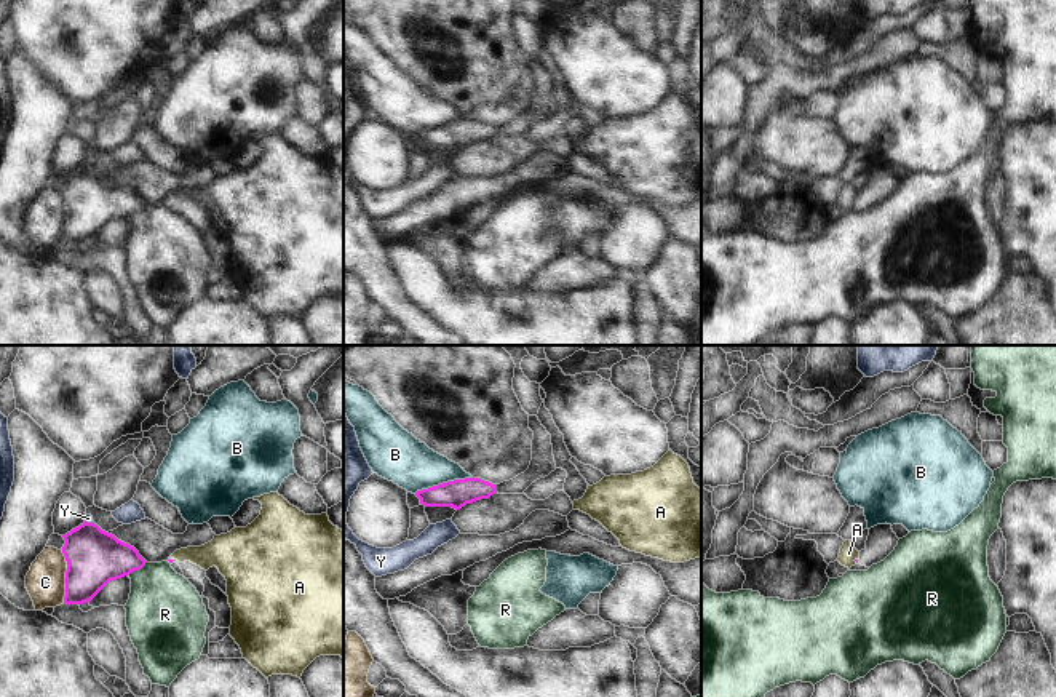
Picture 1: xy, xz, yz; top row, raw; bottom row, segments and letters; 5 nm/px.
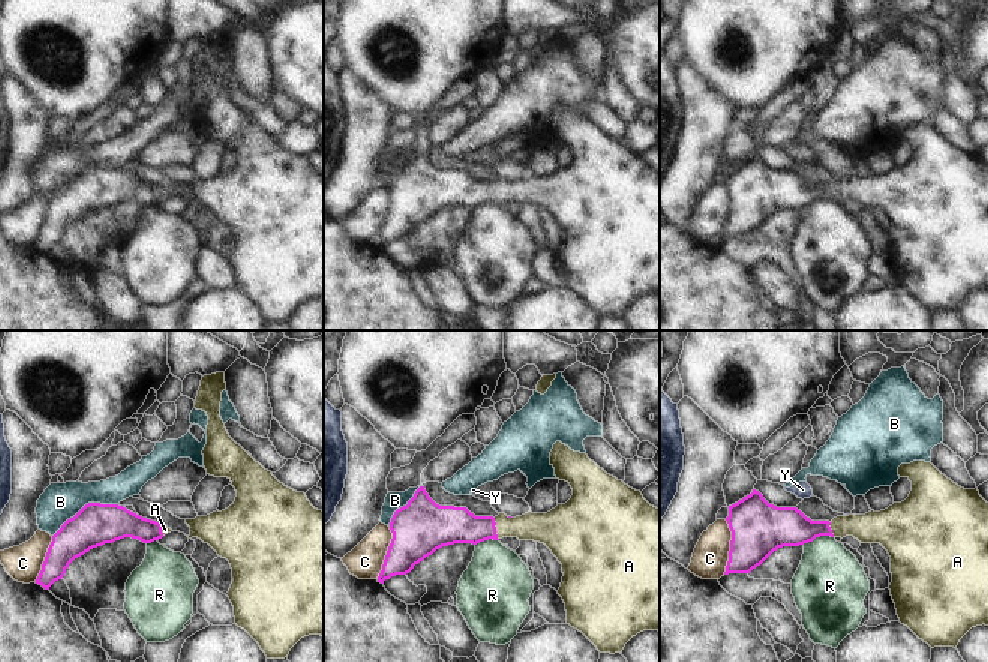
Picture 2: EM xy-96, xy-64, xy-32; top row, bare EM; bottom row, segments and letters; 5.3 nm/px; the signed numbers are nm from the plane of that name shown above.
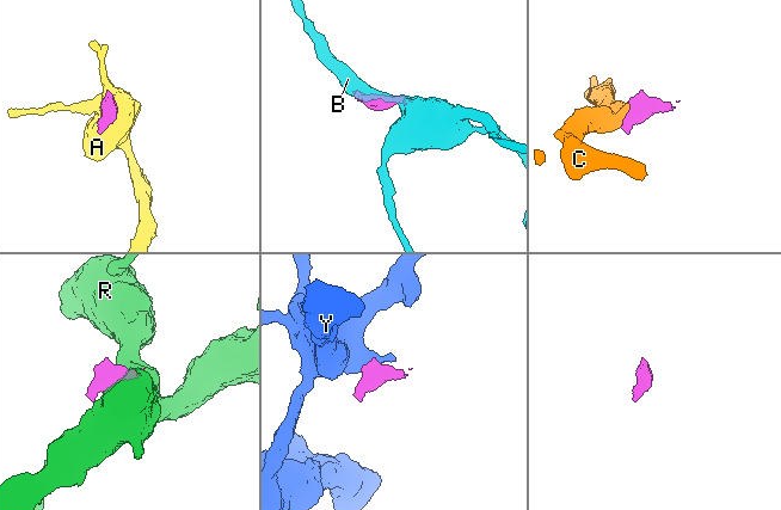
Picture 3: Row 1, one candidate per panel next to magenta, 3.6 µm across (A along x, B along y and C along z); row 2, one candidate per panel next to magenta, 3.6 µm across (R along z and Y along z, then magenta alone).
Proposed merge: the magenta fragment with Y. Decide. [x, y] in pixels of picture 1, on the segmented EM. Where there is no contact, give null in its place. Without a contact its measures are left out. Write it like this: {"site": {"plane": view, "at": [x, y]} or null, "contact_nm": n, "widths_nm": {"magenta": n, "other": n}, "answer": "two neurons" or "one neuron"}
{"site": {"plane": "xy", "at": [90, 523]}, "contact_nm": 60, "widths_nm": {"magenta": 280, "other": 40}, "answer": "two neurons"}

